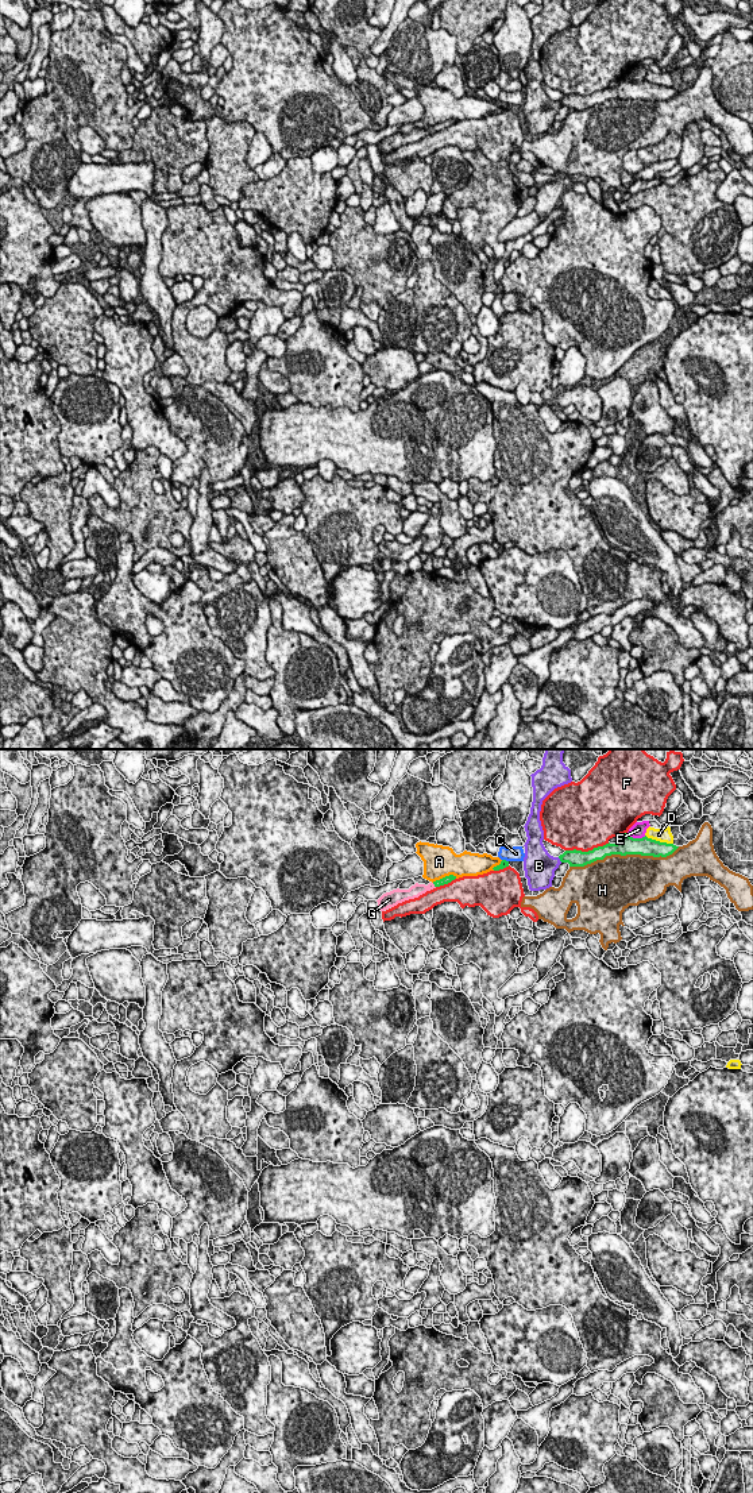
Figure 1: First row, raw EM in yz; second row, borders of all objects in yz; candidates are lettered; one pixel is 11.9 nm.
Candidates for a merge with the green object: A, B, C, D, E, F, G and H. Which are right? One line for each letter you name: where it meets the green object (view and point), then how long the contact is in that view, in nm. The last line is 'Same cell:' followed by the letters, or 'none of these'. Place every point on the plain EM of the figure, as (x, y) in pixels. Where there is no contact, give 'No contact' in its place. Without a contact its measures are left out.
G: Touches green at yz (435, 130). Shared border 70 nm
Same cell: G

